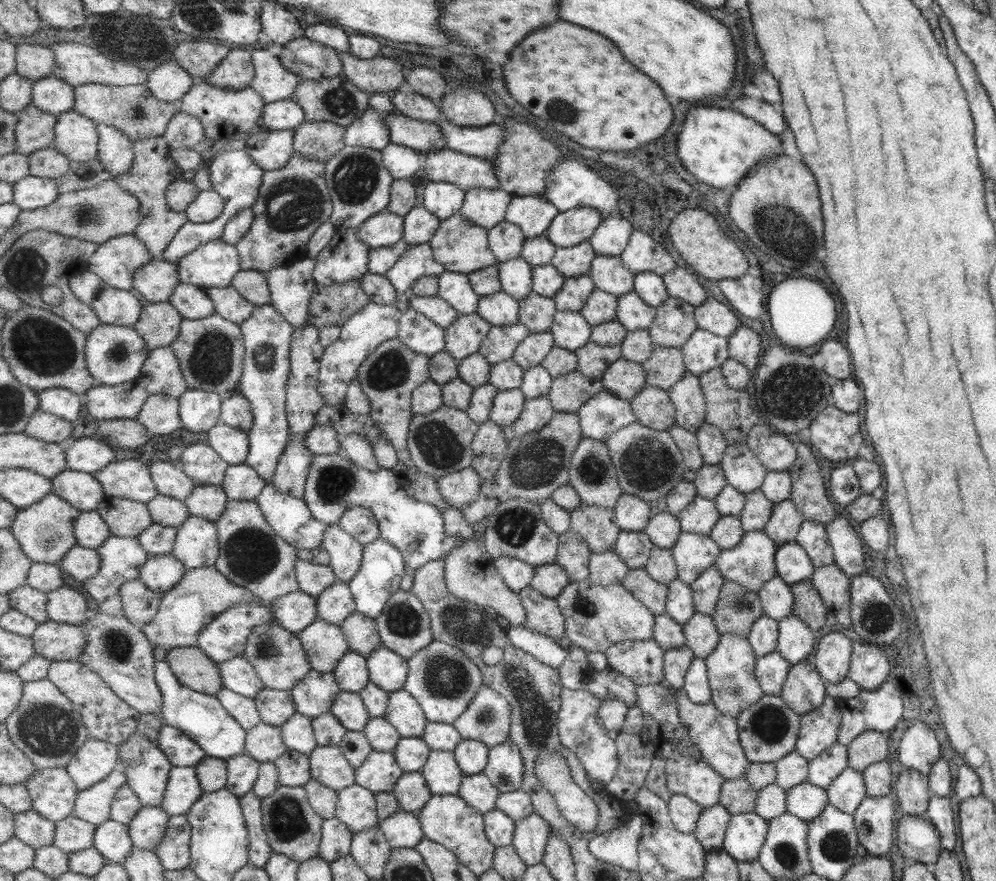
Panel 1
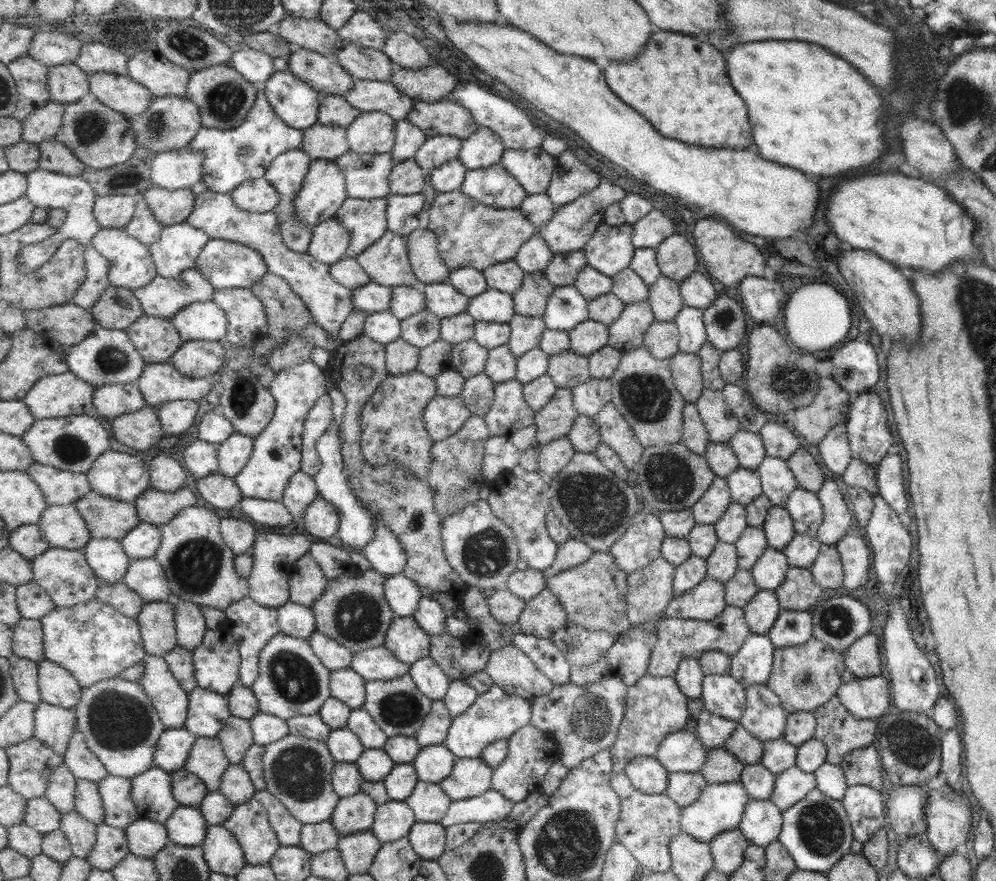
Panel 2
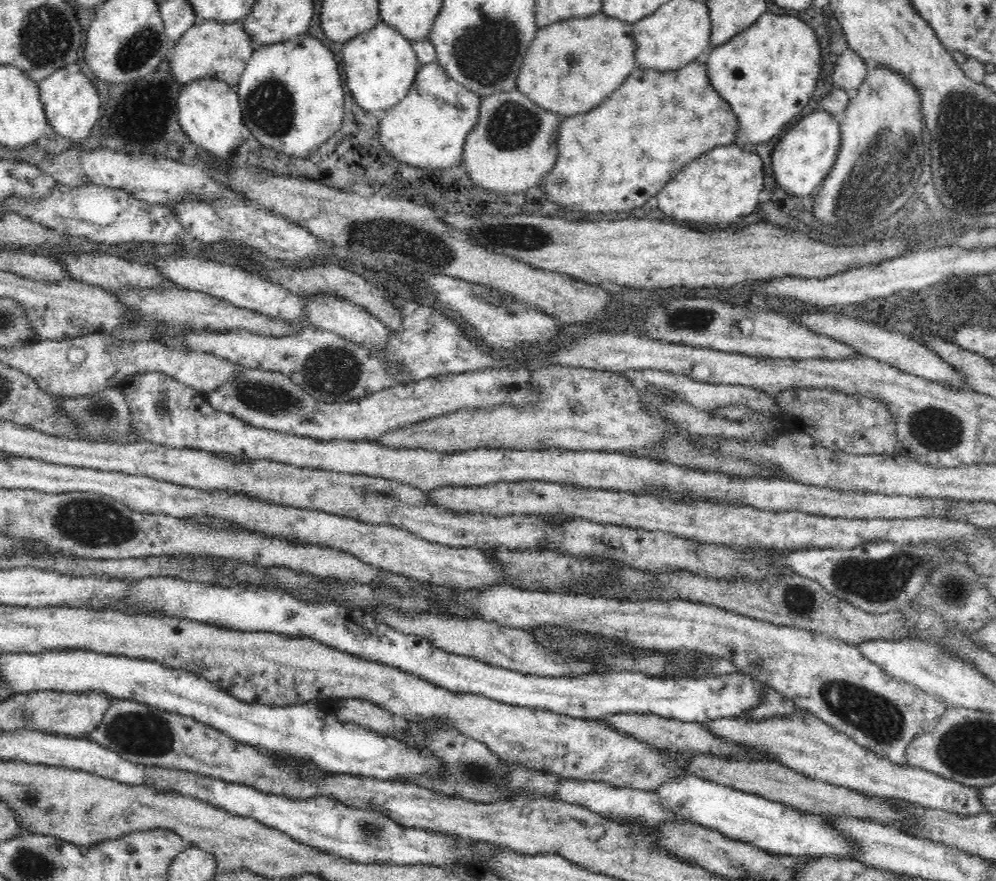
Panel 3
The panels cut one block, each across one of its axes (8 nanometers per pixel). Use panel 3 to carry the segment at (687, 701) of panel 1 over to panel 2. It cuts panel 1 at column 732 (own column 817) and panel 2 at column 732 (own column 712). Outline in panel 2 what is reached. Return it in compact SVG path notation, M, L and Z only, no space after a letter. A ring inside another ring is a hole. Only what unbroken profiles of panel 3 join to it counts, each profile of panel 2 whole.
M700 709L696 716L697 732L700 741L707 748L723 747L734 732L737 723L730 719L720 718L710 711Z

